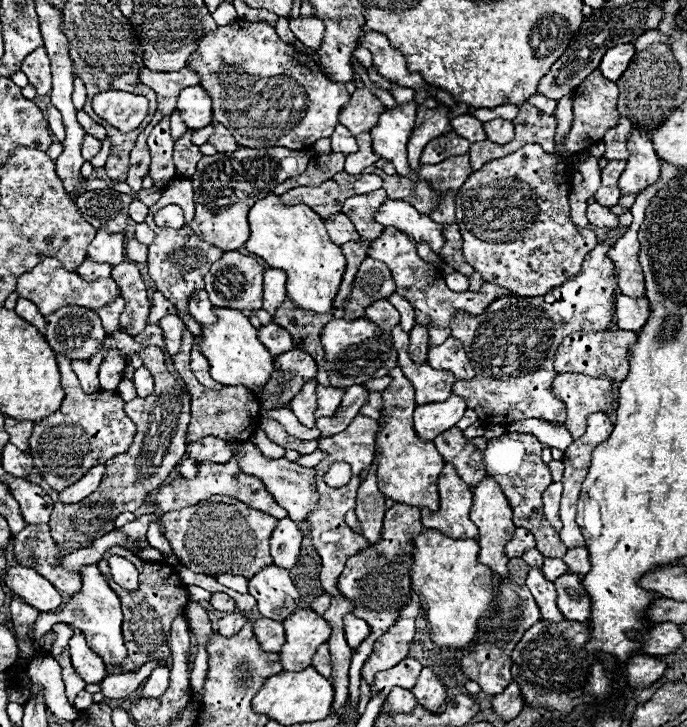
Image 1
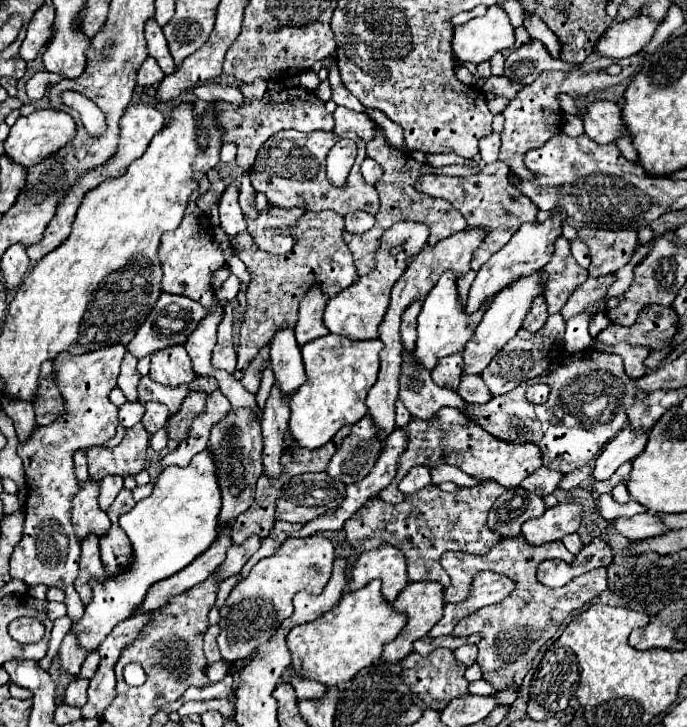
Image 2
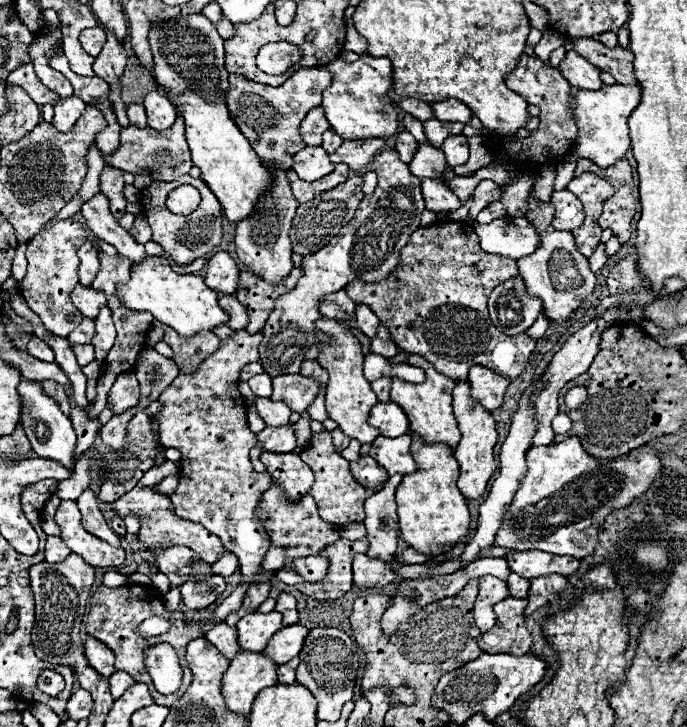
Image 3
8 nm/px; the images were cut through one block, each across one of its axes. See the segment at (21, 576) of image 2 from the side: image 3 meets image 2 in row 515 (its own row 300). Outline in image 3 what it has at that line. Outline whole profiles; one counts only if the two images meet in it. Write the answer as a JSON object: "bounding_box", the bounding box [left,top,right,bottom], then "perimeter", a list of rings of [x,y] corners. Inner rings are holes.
{"bounding_box":[18,218,86,336],"perimeter":[[[74,218],[60,220],[56,224],[48,224],[40,230],[32,240],[28,240],[28,272],[26,278],[18,284],[20,294],[28,302],[28,306],[42,318],[44,328],[56,336],[68,336],[82,320],[80,312],[74,308],[70,294],[72,288],[78,284],[78,266],[80,260],[76,256],[78,248],[84,244],[86,230]]]}

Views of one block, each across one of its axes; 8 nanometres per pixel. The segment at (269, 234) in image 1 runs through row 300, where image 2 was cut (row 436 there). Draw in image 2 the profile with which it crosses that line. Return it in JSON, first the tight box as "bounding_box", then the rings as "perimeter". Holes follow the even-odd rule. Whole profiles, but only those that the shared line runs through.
{"bounding_box":[290,334,380,448],"perimeter":[[[328,334],[302,348],[308,380],[290,400],[290,434],[304,448],[320,448],[342,426],[352,426],[368,414],[364,404],[380,370],[380,340],[348,340],[340,334]]]}

